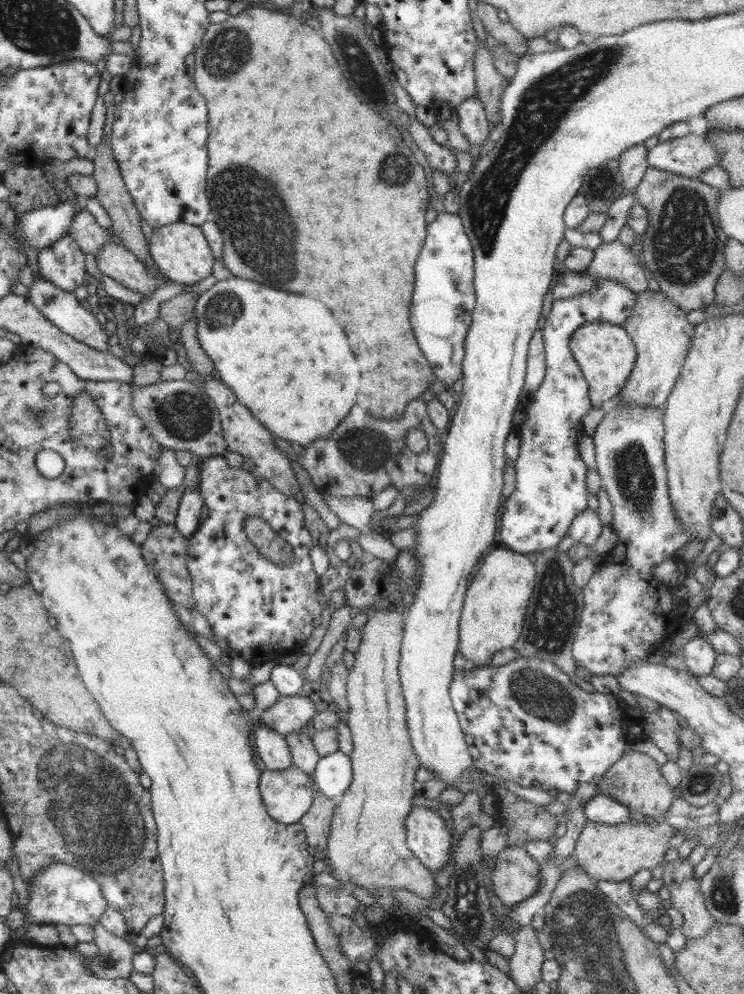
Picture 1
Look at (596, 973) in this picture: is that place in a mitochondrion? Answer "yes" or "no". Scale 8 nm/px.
yes

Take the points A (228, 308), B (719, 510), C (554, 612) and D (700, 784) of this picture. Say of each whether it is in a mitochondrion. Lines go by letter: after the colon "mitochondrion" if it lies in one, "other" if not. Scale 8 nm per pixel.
A: mitochondrion
B: mitochondrion
C: mitochondrion
D: mitochondrion

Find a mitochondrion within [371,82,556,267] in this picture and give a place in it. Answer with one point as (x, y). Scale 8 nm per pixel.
(396, 169)

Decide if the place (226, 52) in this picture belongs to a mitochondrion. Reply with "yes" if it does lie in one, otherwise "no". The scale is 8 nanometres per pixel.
yes

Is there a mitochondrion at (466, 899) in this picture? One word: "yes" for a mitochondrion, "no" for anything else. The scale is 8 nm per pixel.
yes

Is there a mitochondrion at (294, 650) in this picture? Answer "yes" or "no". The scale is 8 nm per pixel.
no

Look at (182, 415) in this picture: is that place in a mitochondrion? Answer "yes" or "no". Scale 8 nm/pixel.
yes

